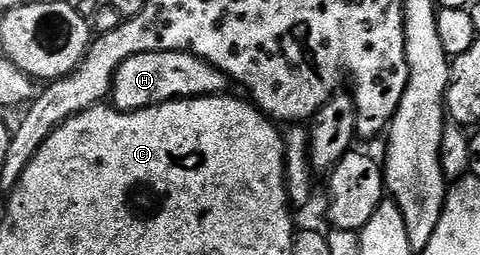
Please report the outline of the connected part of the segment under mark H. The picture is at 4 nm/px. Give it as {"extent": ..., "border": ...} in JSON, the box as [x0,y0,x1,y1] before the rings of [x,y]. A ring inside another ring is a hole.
{"extent":[111,50,226,110],"border":[[[186,50],[143,52],[123,62],[113,78],[111,102],[119,110],[142,110],[177,98],[211,98],[226,93],[225,73]]]}

